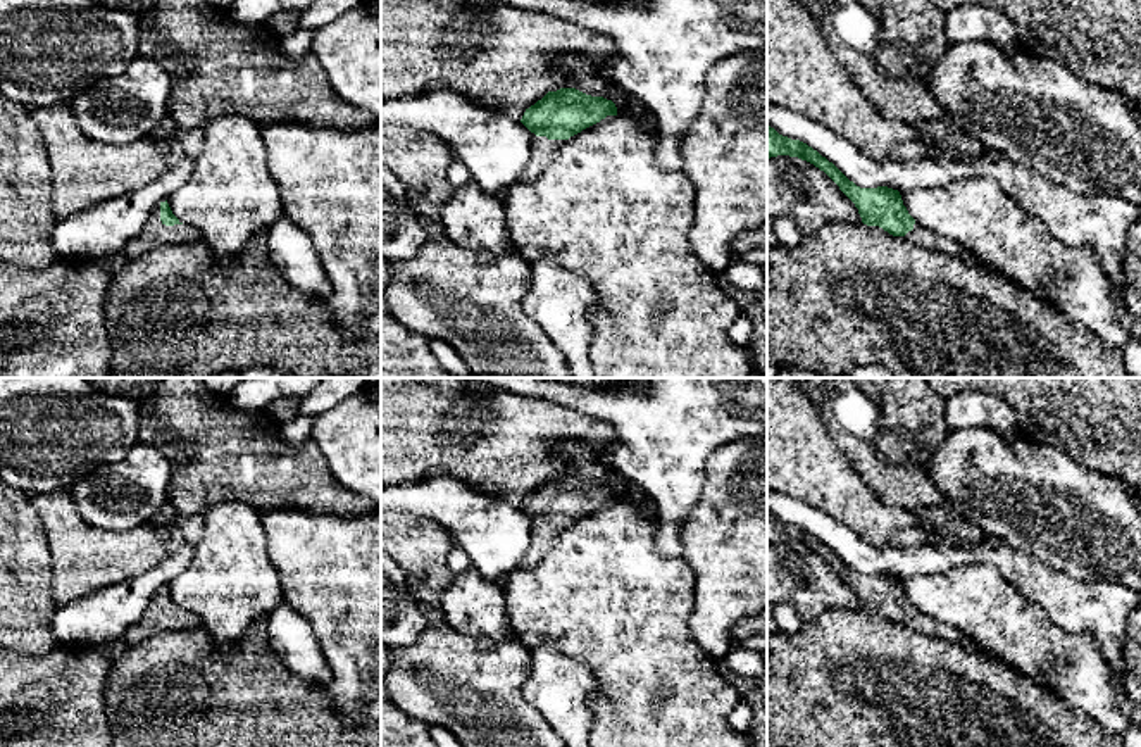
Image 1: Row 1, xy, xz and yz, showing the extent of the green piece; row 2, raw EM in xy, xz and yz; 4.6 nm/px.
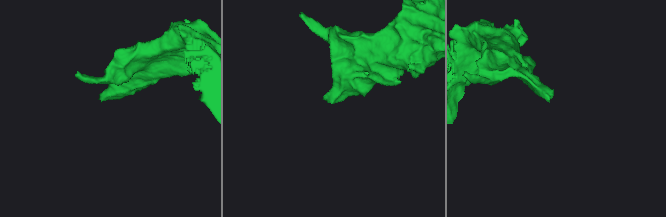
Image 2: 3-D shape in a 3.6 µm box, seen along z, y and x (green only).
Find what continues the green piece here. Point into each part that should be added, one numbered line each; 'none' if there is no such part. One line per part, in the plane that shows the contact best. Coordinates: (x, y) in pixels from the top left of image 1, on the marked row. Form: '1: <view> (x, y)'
1: xy (154, 233)

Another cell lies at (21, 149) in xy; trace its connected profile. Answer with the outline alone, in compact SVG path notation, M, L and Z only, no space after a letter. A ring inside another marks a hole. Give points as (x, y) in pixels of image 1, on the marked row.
M0 95L0 262L41 269L59 255L50 243L57 217L52 173L29 110Z

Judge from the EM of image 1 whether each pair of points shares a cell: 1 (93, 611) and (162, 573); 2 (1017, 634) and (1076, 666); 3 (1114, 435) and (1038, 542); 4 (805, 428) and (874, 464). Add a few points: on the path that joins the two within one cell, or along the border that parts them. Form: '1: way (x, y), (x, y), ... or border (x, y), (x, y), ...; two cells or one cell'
1: way (111, 611), (145, 585); one cell
2: way (1033, 644), (1047, 654), (1062, 656); one cell
3: border (1055, 447), (1079, 464), (1122, 482); two cells
4: border (816, 411), (828, 433), (862, 478); two cells

